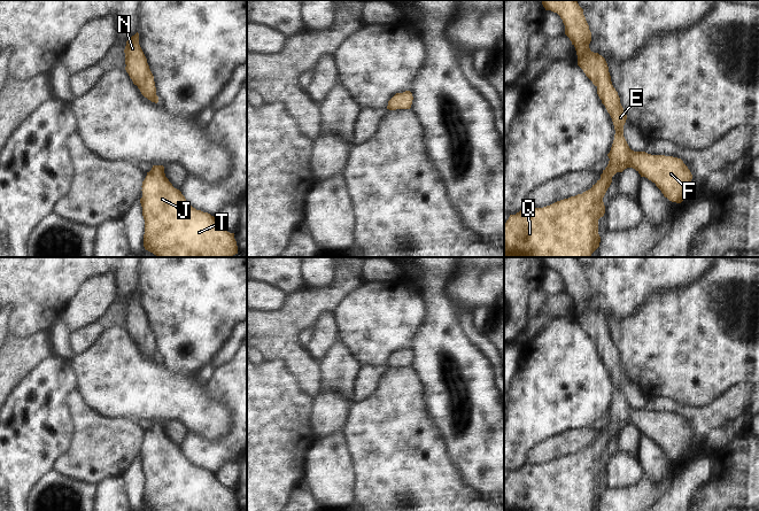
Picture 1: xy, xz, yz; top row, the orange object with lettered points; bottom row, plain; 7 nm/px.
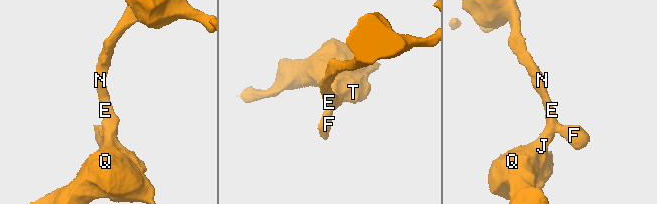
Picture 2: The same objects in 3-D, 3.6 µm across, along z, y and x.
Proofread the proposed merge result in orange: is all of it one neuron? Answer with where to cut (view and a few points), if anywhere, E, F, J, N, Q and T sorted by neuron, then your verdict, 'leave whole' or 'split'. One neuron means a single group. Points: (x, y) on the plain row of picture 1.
no cut; E F J N Q T; leave whole

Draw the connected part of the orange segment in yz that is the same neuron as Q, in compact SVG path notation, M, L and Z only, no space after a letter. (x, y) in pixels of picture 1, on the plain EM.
M542 257L545 268L557 270L578 312L578 323L597 344L615 392L607 424L601 436L582 451L543 465L525 464L504 481L504 511L593 511L601 500L598 477L605 471L603 455L617 429L635 426L672 459L692 454L692 432L681 416L634 409L624 394L627 372L612 342L605 316L589 305L591 289L576 257Z

